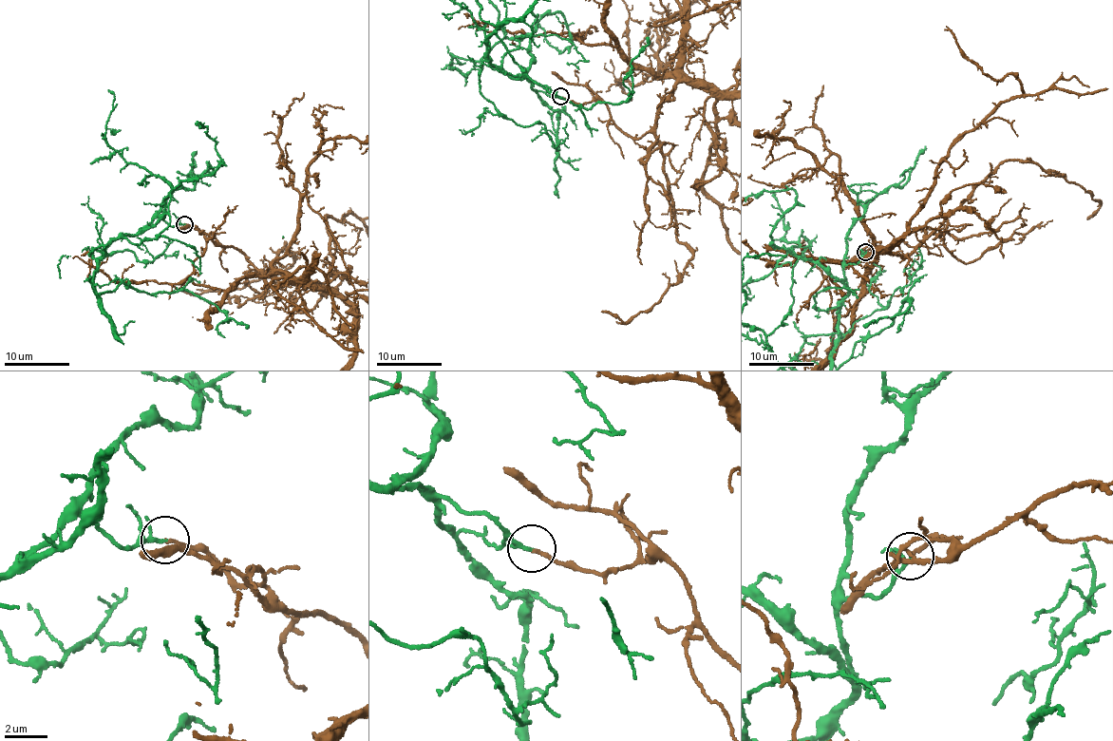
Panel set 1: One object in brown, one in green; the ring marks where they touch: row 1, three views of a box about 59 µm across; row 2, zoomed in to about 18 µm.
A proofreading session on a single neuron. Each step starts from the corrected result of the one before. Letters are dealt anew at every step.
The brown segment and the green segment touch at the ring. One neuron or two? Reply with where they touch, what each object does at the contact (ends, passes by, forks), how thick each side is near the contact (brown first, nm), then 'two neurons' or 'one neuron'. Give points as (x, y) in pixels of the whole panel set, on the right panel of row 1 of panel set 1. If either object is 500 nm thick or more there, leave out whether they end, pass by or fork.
at (865, 252); brown ends there; green passes by; 160 nm thick on the brown side, 140 nm on the other; two neurons

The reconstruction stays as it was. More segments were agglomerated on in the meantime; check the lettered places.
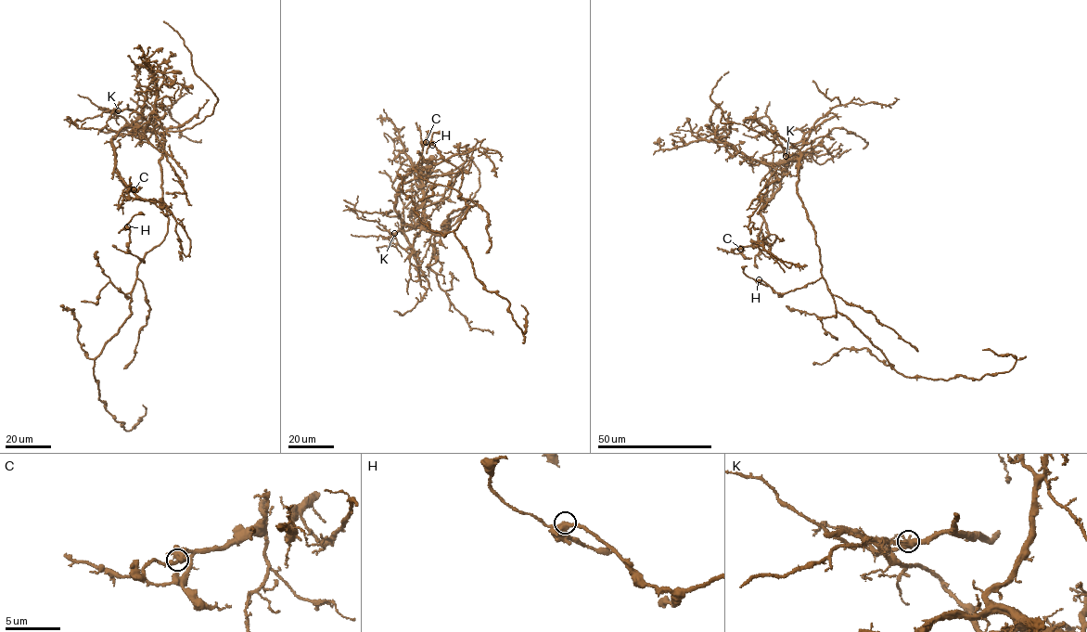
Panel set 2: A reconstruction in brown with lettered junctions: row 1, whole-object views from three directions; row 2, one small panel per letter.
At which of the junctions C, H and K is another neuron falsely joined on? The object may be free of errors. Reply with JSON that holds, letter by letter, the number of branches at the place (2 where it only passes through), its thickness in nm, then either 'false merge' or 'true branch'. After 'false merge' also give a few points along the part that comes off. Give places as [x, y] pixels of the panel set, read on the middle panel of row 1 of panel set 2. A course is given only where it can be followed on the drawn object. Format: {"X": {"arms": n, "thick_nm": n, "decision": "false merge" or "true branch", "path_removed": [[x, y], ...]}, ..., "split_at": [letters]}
{"C": {"arms": 3, "thick_nm": 440, "decision": "true branch"}, "H": {"arms": 3, "thick_nm": 360, "decision": "true branch"}, "K": {"arms": 3, "thick_nm": 380, "decision": "false merge", "path_removed": [[394, 233], [402, 232], [431, 290]]}, "split_at": ["K"]}

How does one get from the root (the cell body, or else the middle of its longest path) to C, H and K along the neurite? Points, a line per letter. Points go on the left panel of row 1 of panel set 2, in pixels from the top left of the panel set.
C: (168, 229), (159, 164), (163, 137), (134, 124), (126, 125), (111, 139), (114, 171), (134, 189)
H: (168, 229), (164, 240), (140, 259), (144, 261), (130, 251), (128, 226)
K: (168, 229), (159, 164), (163, 137), (152, 131), (133, 129), (115, 114), (118, 110)

